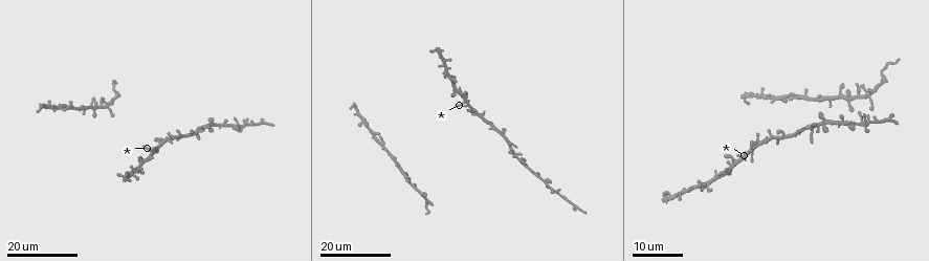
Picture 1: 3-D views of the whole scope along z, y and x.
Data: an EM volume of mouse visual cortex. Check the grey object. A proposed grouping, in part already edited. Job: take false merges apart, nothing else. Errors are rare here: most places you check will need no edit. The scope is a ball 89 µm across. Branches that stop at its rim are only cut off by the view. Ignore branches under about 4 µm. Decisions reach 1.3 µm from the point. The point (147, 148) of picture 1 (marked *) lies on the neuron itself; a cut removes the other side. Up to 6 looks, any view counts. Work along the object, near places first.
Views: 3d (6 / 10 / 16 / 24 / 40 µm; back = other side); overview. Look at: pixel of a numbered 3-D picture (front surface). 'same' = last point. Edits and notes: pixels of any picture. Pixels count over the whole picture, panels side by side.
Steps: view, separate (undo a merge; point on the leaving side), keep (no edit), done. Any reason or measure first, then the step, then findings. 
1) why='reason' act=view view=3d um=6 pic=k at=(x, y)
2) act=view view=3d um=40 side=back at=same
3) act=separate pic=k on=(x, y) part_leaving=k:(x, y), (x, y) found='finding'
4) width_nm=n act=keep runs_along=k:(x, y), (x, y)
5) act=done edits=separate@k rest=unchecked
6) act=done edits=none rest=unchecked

act=view view=3d um=24 pic=1 at=(818, 97)

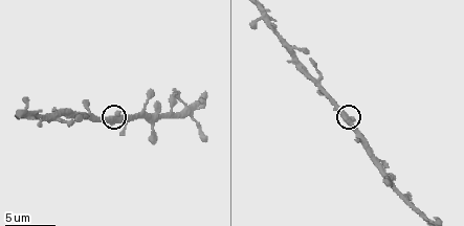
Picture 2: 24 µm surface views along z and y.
act=view view=3d um=10 pic=2 at=(347, 116)

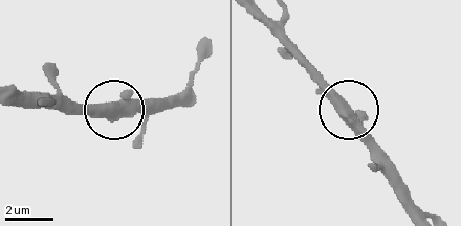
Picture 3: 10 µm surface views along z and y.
act=view view=3d um=6 pic=3 at=(344, 111)

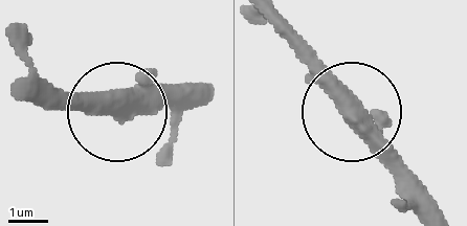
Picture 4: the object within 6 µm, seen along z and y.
act=keep found='one neuron here'

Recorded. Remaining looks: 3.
why='calibre changes' act=view view=3d um=6 pic=2 at=(412, 208)

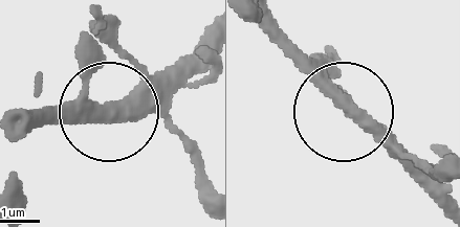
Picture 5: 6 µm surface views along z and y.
act=view view=3d um=6 side=back pic=5 at=(114, 116)

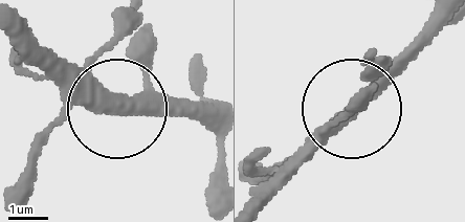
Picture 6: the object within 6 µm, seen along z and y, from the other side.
width_nm=380 act=keep found='one neuron here'

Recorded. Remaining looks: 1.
act=done edits=none rest=unchecked

